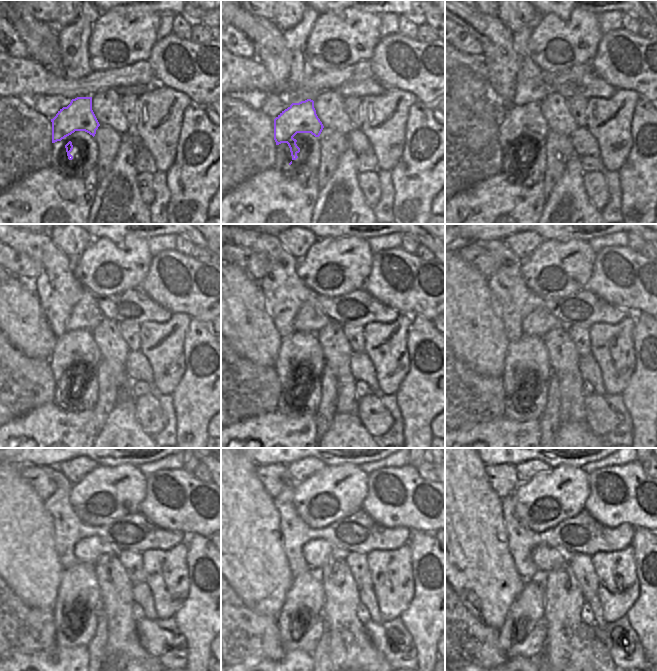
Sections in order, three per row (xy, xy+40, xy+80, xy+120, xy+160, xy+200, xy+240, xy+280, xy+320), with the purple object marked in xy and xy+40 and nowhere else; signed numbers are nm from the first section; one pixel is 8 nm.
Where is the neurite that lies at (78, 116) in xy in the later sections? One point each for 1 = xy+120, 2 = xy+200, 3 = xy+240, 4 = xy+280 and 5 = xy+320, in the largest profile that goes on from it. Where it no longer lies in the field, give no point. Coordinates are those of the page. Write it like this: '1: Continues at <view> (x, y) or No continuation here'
1: Continues at xy+120 (75, 351)
2: Continues at xy+200 (527, 364)
3: Continues at xy+240 (79, 593)
4: Continues at xy+280 (306, 596)
5: Continues at xy+320 (527, 611)

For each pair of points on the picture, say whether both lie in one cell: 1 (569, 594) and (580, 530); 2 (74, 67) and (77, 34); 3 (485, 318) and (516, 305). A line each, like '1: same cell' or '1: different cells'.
1: different cells
2: same cell
3: different cells

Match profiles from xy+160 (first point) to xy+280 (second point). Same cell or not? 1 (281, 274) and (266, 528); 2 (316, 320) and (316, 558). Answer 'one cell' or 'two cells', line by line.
1: two cells
2: one cell

